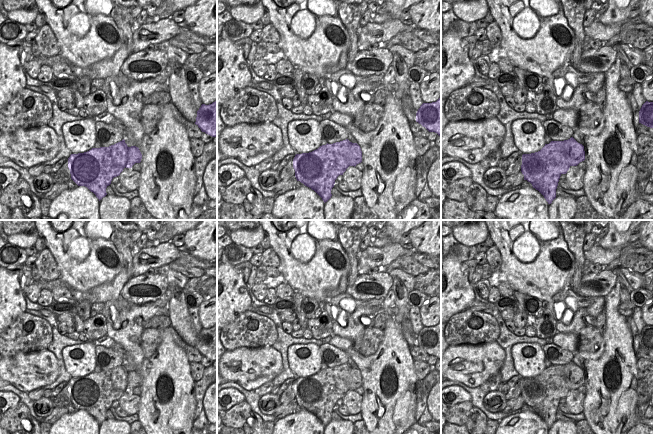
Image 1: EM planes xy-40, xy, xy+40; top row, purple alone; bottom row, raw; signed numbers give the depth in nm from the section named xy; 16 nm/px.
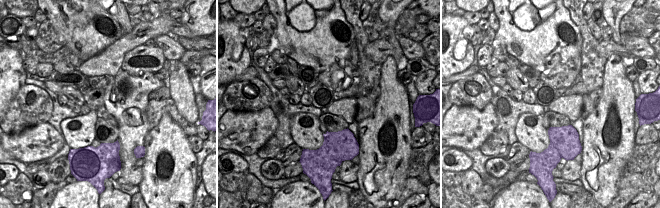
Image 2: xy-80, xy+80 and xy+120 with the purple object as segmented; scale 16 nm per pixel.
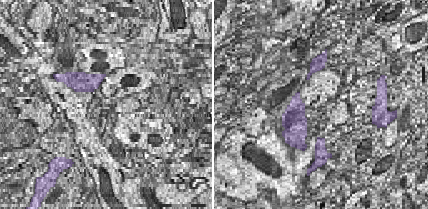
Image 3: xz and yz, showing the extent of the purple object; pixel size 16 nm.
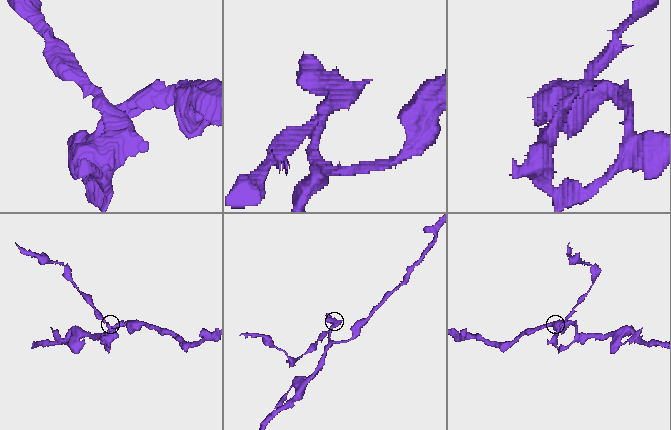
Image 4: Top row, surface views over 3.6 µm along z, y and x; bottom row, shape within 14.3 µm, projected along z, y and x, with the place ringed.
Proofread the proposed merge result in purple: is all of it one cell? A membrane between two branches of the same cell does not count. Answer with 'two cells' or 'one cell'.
two cells

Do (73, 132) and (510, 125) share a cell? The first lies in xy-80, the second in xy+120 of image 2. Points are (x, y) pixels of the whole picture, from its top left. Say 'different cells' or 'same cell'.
different cells

